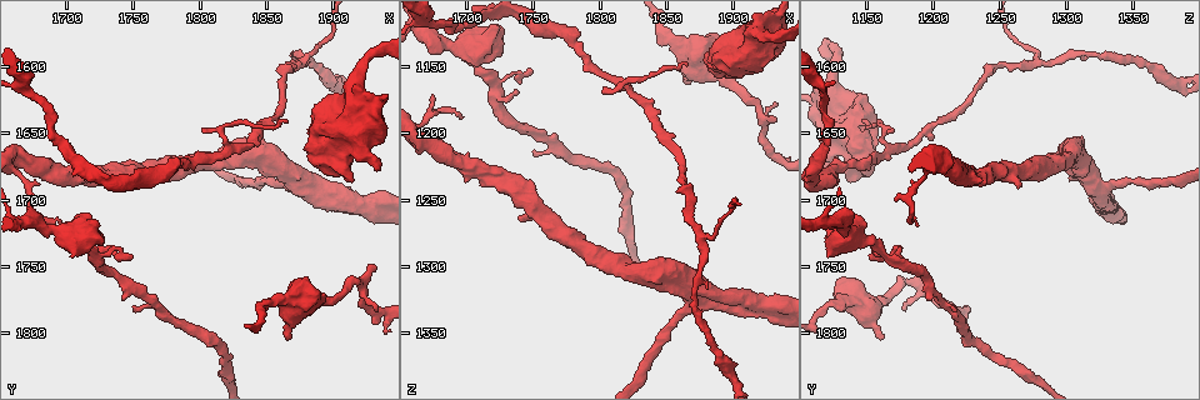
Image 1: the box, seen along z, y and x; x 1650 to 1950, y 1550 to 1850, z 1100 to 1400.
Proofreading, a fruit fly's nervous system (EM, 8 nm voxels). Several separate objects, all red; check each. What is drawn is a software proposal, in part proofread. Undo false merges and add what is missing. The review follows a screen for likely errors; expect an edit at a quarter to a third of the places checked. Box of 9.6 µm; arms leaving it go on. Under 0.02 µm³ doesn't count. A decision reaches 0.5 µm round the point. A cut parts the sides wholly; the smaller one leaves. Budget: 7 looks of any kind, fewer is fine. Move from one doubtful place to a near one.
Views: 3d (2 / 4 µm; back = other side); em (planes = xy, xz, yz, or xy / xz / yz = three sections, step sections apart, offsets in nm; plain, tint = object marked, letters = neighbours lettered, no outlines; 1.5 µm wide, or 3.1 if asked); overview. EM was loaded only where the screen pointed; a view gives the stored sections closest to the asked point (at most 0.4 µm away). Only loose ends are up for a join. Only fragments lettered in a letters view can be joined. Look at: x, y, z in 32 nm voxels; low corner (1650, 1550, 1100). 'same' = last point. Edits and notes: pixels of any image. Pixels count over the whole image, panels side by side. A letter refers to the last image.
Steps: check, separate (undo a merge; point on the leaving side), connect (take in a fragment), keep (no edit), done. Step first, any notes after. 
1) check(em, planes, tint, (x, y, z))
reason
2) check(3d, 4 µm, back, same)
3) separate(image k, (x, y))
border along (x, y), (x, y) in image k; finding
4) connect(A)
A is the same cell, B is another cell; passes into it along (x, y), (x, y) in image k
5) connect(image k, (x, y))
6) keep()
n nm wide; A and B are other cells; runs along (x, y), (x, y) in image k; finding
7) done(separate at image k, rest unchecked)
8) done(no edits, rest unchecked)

check(em, planes, plain, (1876, 1598, 1276))
three-way junction

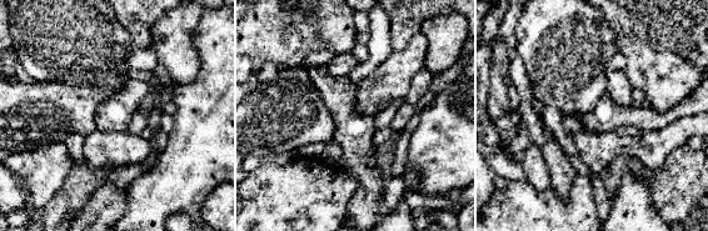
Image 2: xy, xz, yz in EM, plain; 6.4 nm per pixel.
check(em, planes, letters, same)
see the neighbours

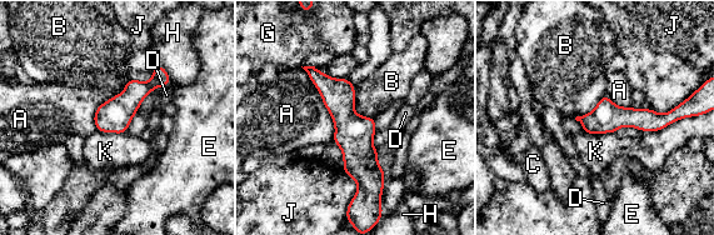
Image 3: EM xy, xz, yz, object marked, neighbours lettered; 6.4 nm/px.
keep()
A, B, C, D, E, G, H, J and K are other cells; one cell here

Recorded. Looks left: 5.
check(3d, 4 µm, (1918, 1760, 1180))
sharp bend

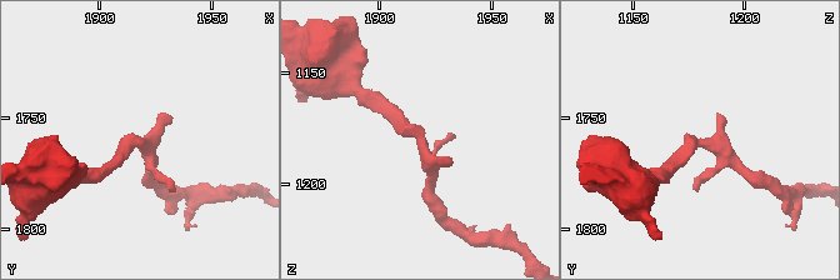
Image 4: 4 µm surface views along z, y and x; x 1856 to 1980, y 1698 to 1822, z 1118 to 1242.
check(em, planes, plain, (1919, 1761, 1181))

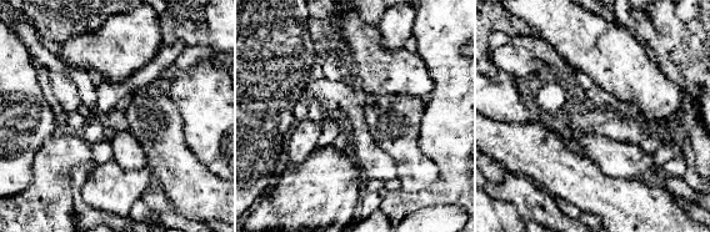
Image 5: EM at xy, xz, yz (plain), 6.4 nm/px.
check(em, planes, letters, same)

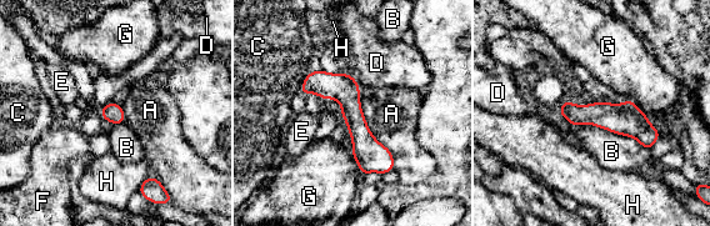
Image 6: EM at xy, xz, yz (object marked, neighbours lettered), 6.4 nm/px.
keep()
120 nm wide; A, B, C, D, E, F, G and H are other cells; runs along (313, 74), (350, 105), (389, 167) in image 6; continuous, no second cell

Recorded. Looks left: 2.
check(3d, 4 µm, (1804, 1646, 1168))
tapers out

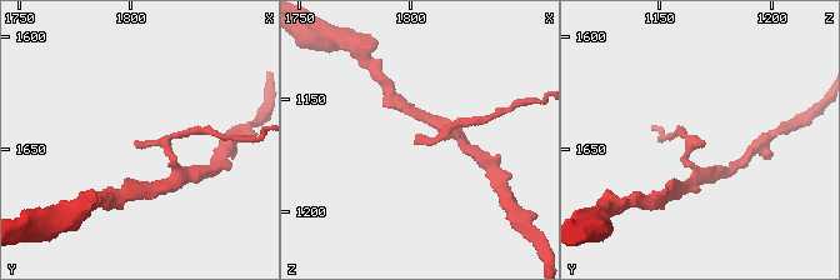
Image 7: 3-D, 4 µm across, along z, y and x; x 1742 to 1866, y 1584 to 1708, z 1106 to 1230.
check(em, planes, letters, (1803, 1648, 1169))

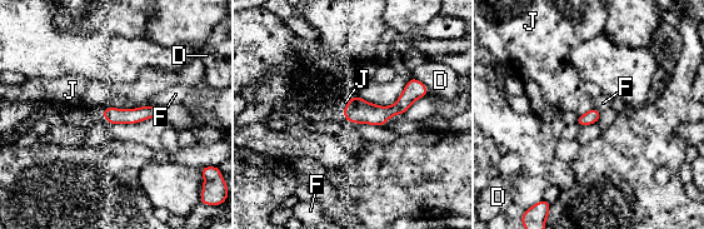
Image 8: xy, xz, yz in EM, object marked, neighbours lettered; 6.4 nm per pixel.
keep()
J touches over 320 nm; D, F and J are other cells; border along (148, 105), (106, 106), (100, 113) in image 8; none of them fits

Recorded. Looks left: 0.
done(no edits, rest unchecked)

